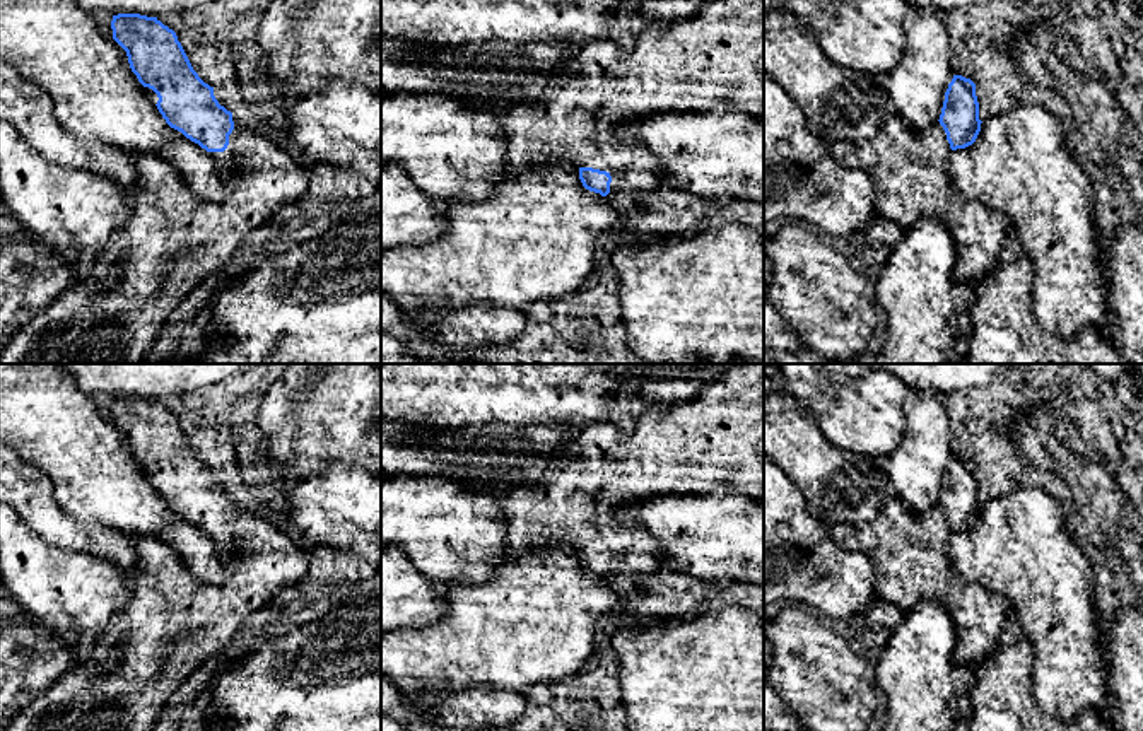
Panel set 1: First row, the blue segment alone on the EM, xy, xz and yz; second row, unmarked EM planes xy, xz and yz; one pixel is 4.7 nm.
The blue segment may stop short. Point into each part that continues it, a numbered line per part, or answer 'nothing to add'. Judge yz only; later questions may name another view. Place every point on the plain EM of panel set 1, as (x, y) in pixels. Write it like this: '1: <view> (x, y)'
1: yz (909, 552)

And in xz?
1: xz (715, 441)

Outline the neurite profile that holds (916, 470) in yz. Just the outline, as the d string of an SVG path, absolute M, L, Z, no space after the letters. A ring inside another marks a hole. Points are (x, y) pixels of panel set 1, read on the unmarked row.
M911 391L904 401L906 429L897 449L883 461L890 494L923 512L940 502L953 461L953 432L938 393Z

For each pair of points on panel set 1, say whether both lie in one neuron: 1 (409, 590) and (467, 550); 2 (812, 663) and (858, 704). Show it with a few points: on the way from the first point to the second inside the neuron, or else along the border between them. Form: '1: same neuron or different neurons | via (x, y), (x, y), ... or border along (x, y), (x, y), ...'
1: different neurons | border along (398, 550), (421, 573), (443, 584)
2: same neuron | via (824, 675), (846, 694)

